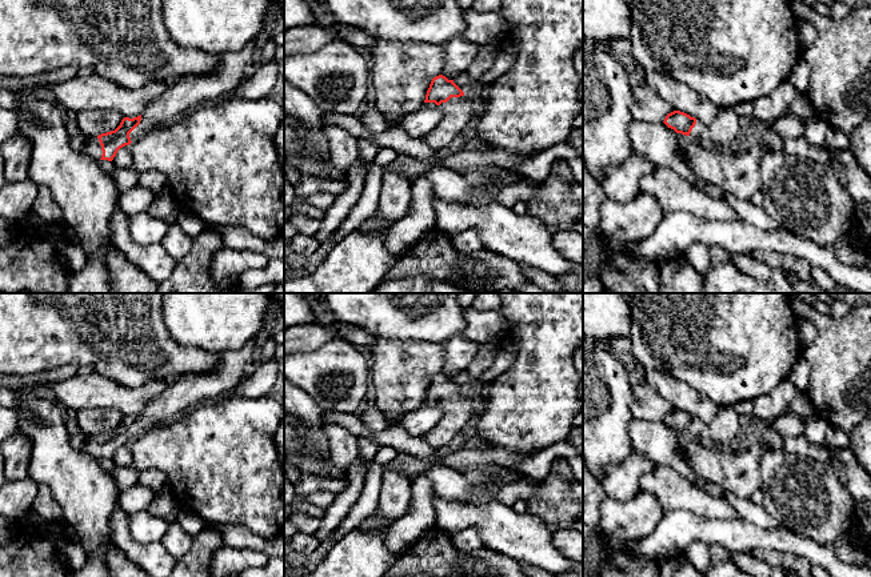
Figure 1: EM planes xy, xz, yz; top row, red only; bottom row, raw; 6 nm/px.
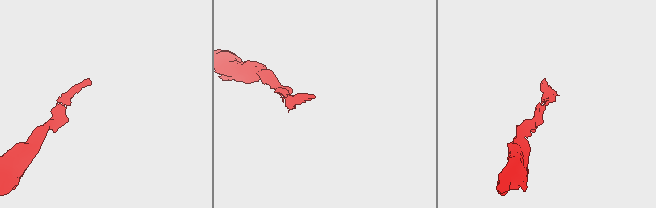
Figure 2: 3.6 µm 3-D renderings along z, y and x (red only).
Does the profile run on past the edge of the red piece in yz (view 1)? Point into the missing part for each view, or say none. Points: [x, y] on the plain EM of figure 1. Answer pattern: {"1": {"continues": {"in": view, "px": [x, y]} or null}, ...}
{"1": {"continues": {"in": "yz", "px": [723, 431]}}}

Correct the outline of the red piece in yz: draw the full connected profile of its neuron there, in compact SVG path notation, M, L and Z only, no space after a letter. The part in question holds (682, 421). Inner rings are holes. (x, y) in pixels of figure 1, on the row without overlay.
M719 406L711 422L704 422L680 409L668 412L663 421L676 432L716 448L732 448L742 437L739 416L732 406Z

